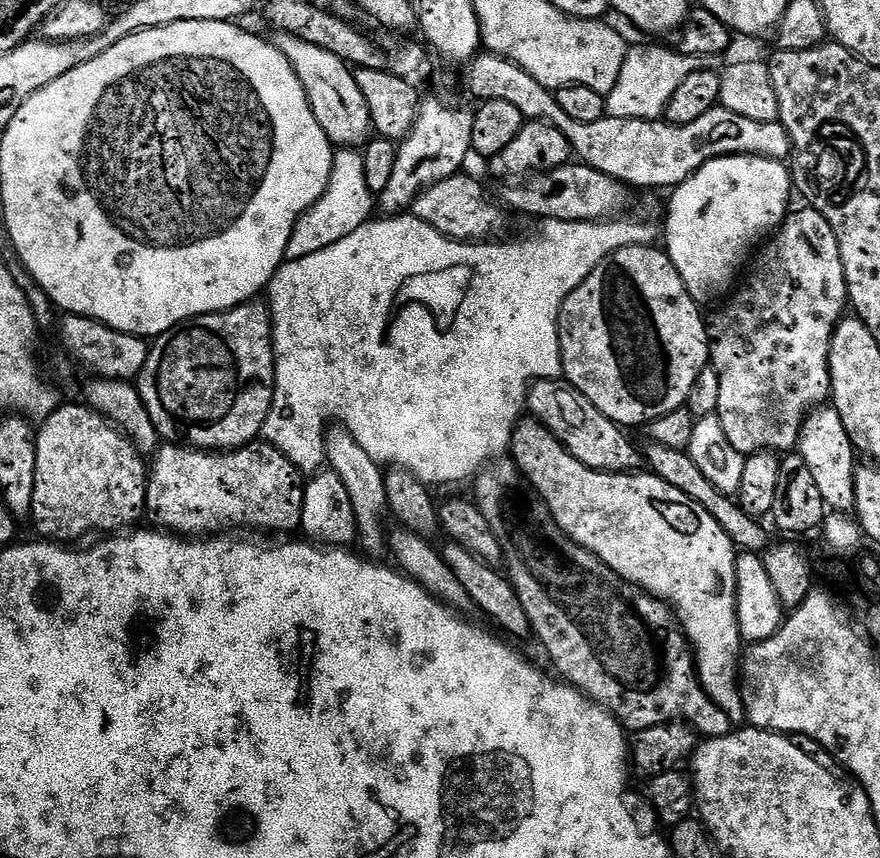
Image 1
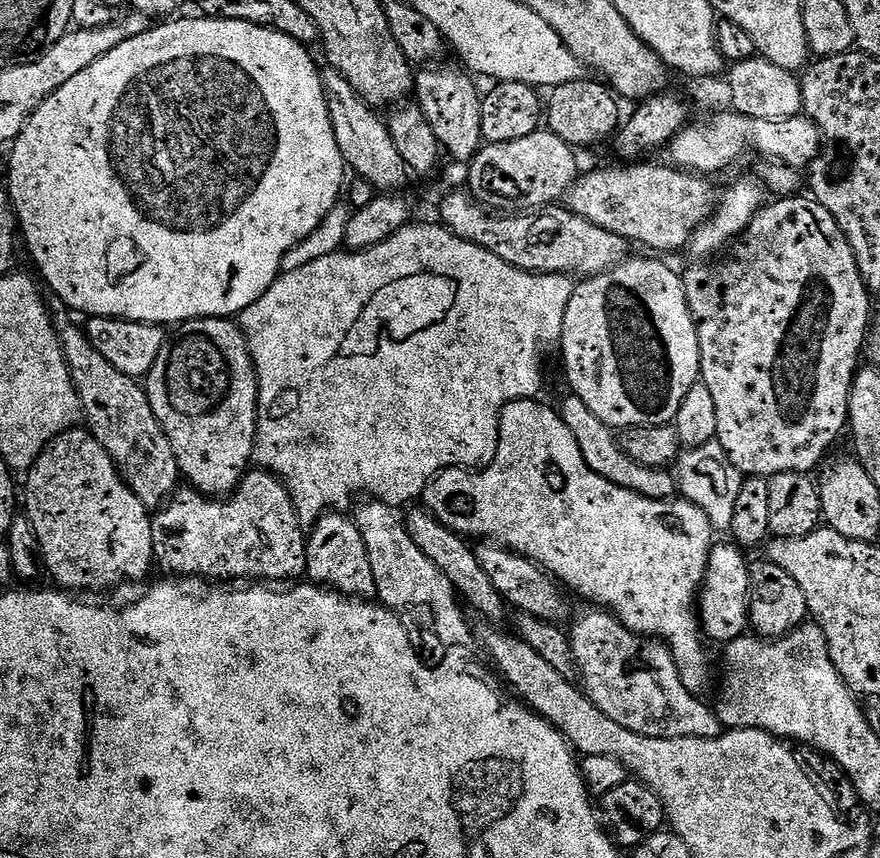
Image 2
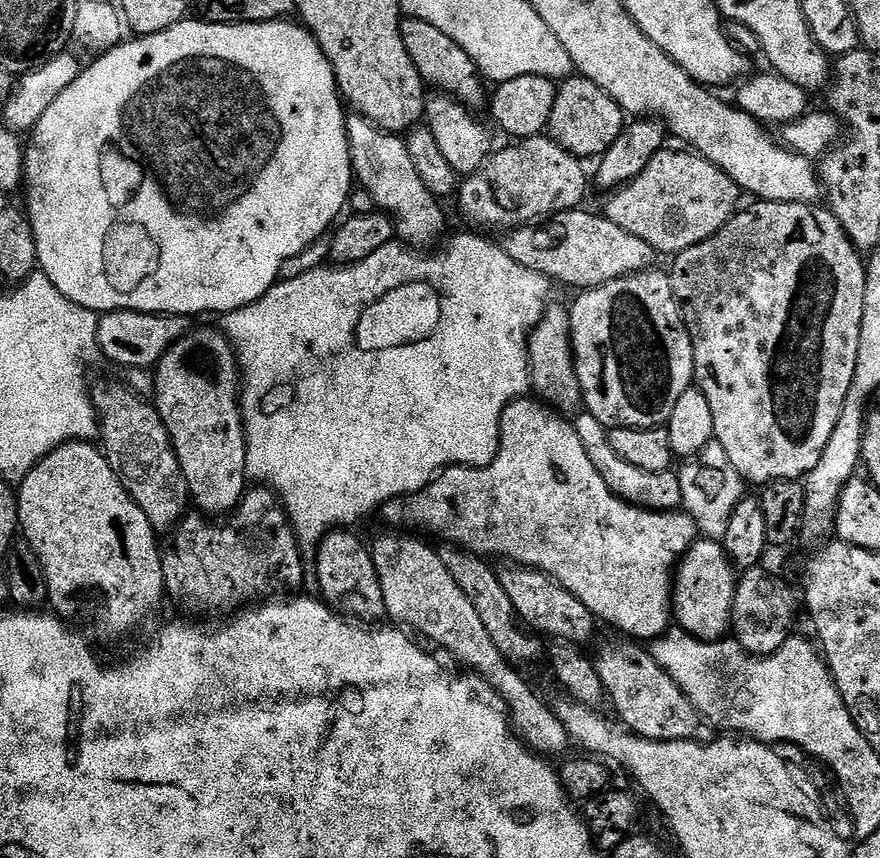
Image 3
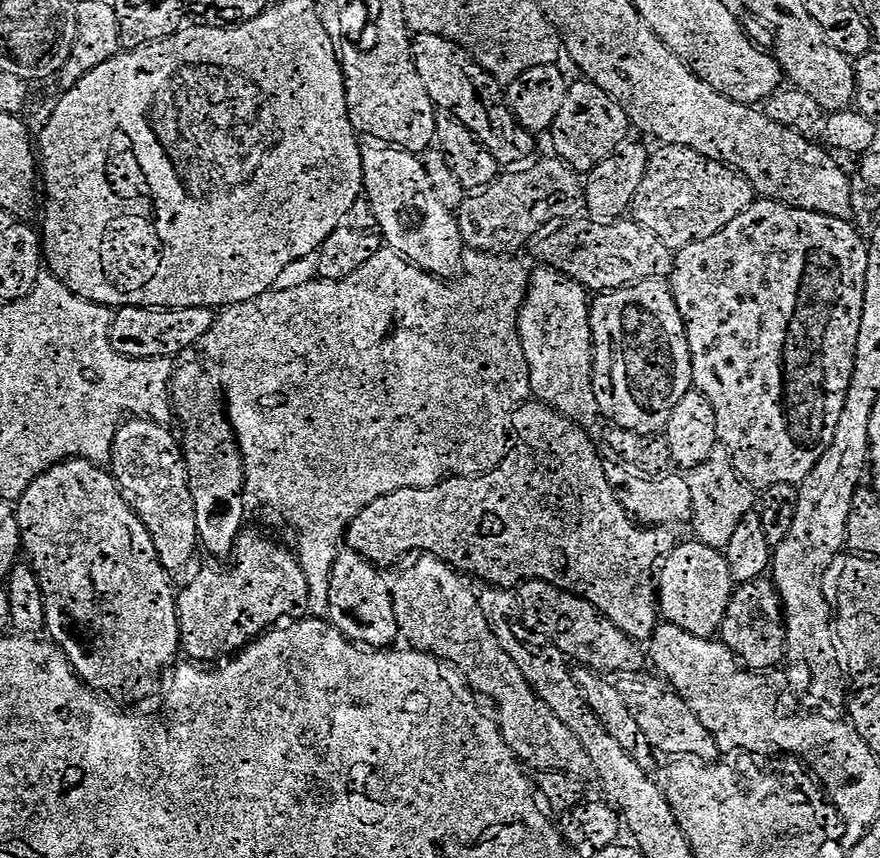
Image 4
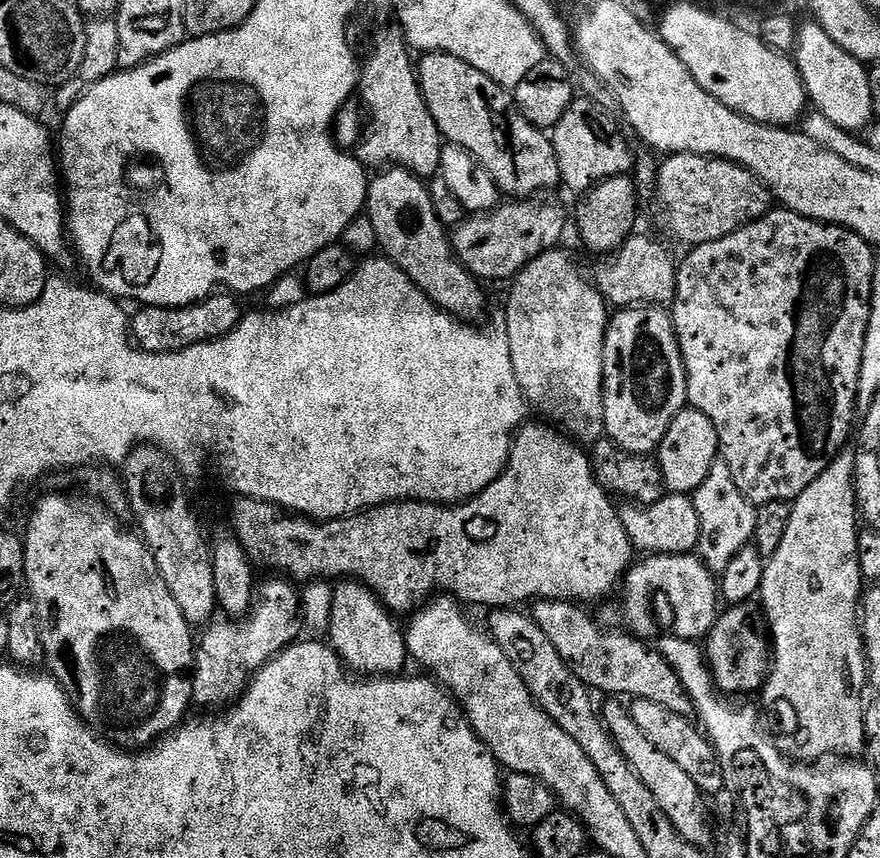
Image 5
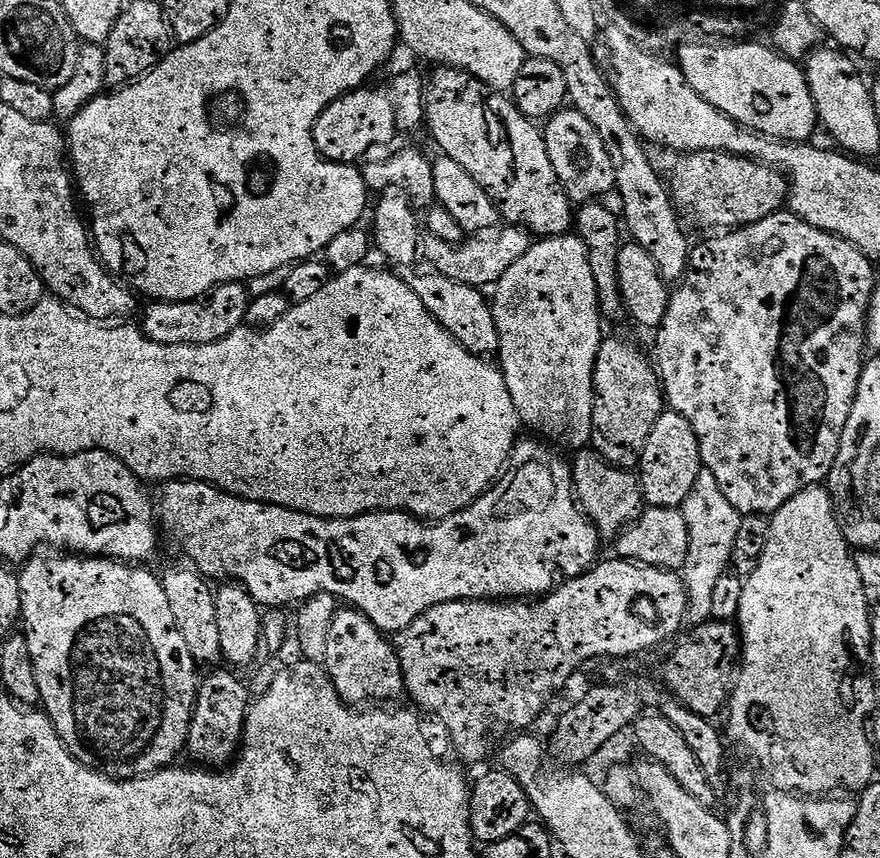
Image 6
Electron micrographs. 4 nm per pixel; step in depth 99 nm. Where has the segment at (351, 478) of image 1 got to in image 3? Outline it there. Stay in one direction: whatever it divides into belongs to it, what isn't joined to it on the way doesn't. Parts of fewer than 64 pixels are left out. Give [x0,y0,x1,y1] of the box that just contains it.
[370,536,569,753]

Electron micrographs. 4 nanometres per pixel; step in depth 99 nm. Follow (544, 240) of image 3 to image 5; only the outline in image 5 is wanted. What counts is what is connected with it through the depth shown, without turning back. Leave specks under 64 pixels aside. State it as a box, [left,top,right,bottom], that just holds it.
[594,234,677,309]

